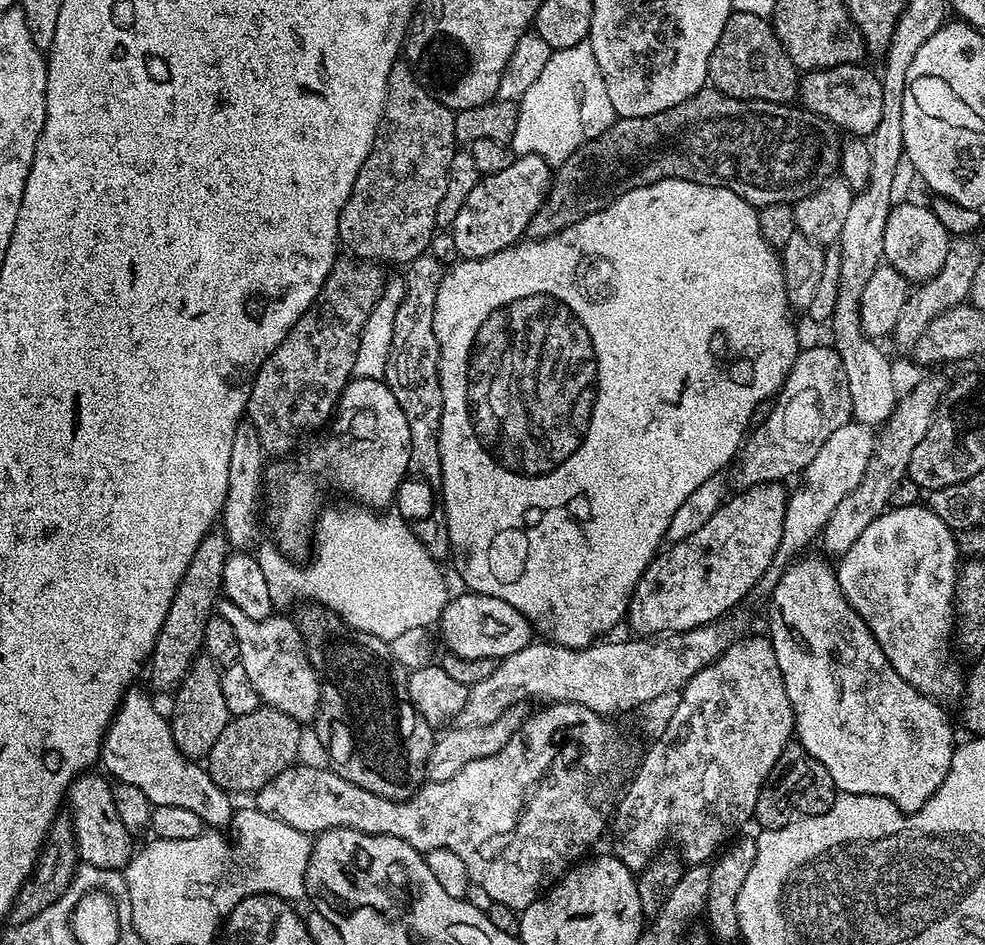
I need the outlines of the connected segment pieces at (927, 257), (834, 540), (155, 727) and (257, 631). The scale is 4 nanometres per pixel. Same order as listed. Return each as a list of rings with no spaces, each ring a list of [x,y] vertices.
[[[897,203],[890,210],[886,218],[884,259],[888,266],[893,267],[907,281],[923,282],[938,274],[938,270],[942,270],[942,262],[946,262],[949,247],[948,231],[942,226],[942,222],[938,222],[927,203]]]
[[[916,388],[905,400],[903,397],[897,403],[892,416],[883,425],[884,433],[881,431],[875,441],[875,448],[862,480],[838,503],[828,524],[823,528],[822,540],[828,543],[829,557],[843,556],[846,550],[850,550],[850,546],[854,546],[854,542],[858,542],[858,534],[862,534],[862,530],[866,530],[866,526],[870,526],[870,522],[874,522],[874,518],[881,516],[889,507],[895,487],[901,479],[907,477],[910,454],[914,454],[914,446],[918,446],[918,442],[926,438],[926,430],[930,430],[930,422],[936,415],[937,407],[938,396],[936,400],[936,392],[932,388]]]
[[[136,691],[124,693],[116,717],[104,733],[104,743],[100,746],[103,771],[113,781],[138,786],[138,790],[142,790],[142,794],[146,794],[154,806],[177,804],[185,810],[194,810],[194,814],[198,814],[205,825],[216,830],[223,829],[234,815],[234,807],[228,801],[231,800],[229,793],[223,792],[212,781],[207,767],[188,759],[177,750],[169,717],[156,712],[146,693]]]
[[[226,599],[219,601],[218,614],[226,618],[226,622],[234,626],[234,634],[238,634],[238,663],[246,670],[261,701],[267,707],[282,710],[282,714],[290,714],[290,718],[295,720],[315,721],[316,710],[320,707],[321,677],[308,659],[304,636],[296,627],[295,619],[288,617],[287,620],[284,614],[273,614],[265,620],[255,620],[242,614],[242,610],[234,606],[234,602]]]

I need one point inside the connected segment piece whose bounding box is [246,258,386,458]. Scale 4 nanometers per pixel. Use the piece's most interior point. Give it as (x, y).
(296, 390)

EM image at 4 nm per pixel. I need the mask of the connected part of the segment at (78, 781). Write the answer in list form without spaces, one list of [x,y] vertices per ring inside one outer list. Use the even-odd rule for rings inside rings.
[[[81,774],[68,787],[66,808],[69,808],[67,811],[70,813],[70,832],[78,845],[78,856],[83,863],[119,872],[132,861],[134,837],[128,833],[126,826],[122,826],[122,818],[118,818],[112,784],[103,775],[92,775]]]

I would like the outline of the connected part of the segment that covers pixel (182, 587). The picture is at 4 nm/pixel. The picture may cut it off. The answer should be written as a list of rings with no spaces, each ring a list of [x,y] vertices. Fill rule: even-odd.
[[[223,531],[207,532],[202,542],[198,542],[198,550],[194,550],[194,558],[190,558],[190,566],[186,566],[182,582],[178,582],[178,590],[170,602],[170,610],[166,610],[166,622],[162,622],[156,647],[152,650],[150,668],[152,664],[154,687],[175,689],[186,678],[197,656],[201,655],[206,622],[214,615],[214,609],[217,607],[218,597],[222,592],[222,570],[229,555],[228,539]]]

